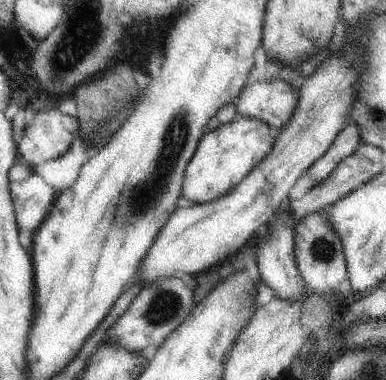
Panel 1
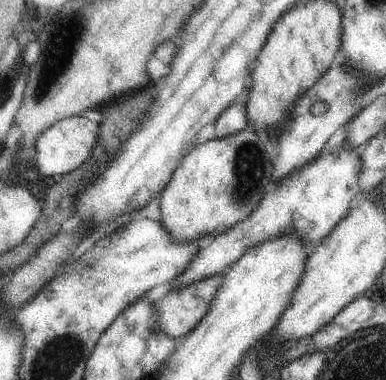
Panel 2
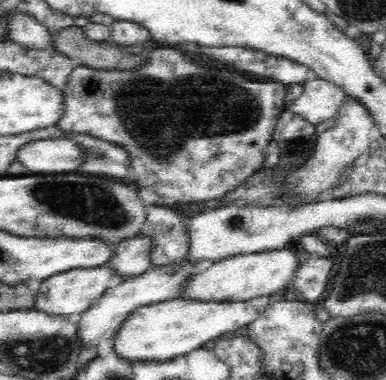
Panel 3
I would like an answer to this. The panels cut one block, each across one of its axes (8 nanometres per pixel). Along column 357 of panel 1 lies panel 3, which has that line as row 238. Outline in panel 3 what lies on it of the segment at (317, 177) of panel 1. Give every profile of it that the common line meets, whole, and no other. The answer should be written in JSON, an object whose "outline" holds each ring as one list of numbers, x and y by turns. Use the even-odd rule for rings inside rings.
{"outline":[[136,236,128,238,114,246,114,254,110,256,110,264,114,268,114,274,128,280,134,276,140,276,148,270,150,264,150,242,148,236]]}

